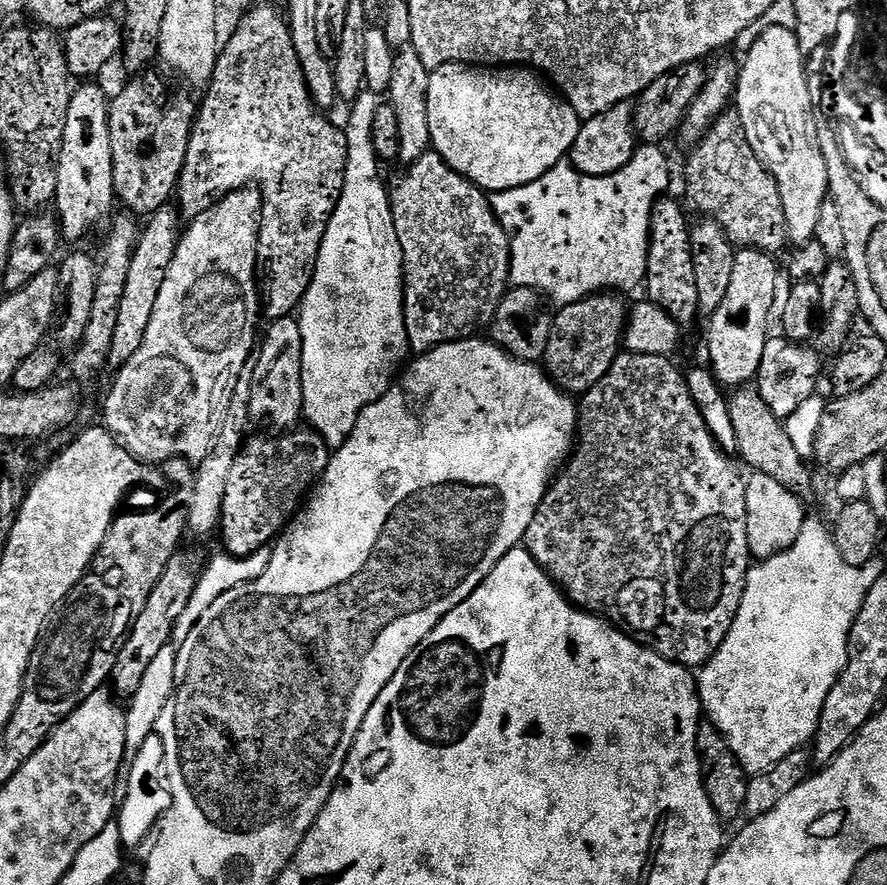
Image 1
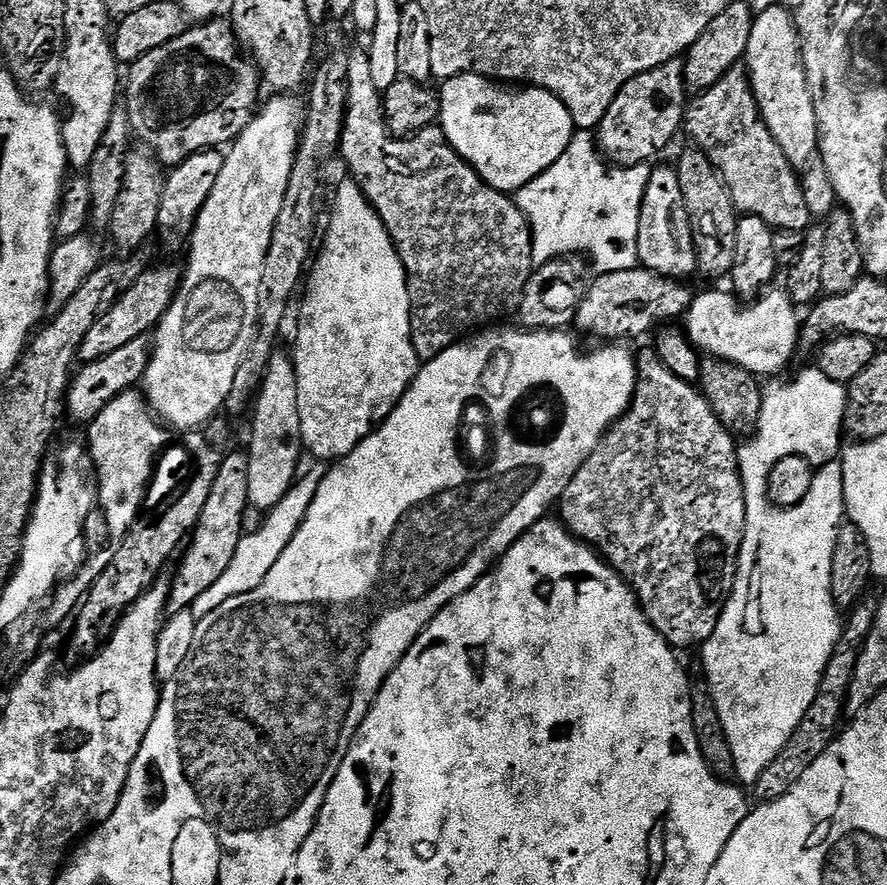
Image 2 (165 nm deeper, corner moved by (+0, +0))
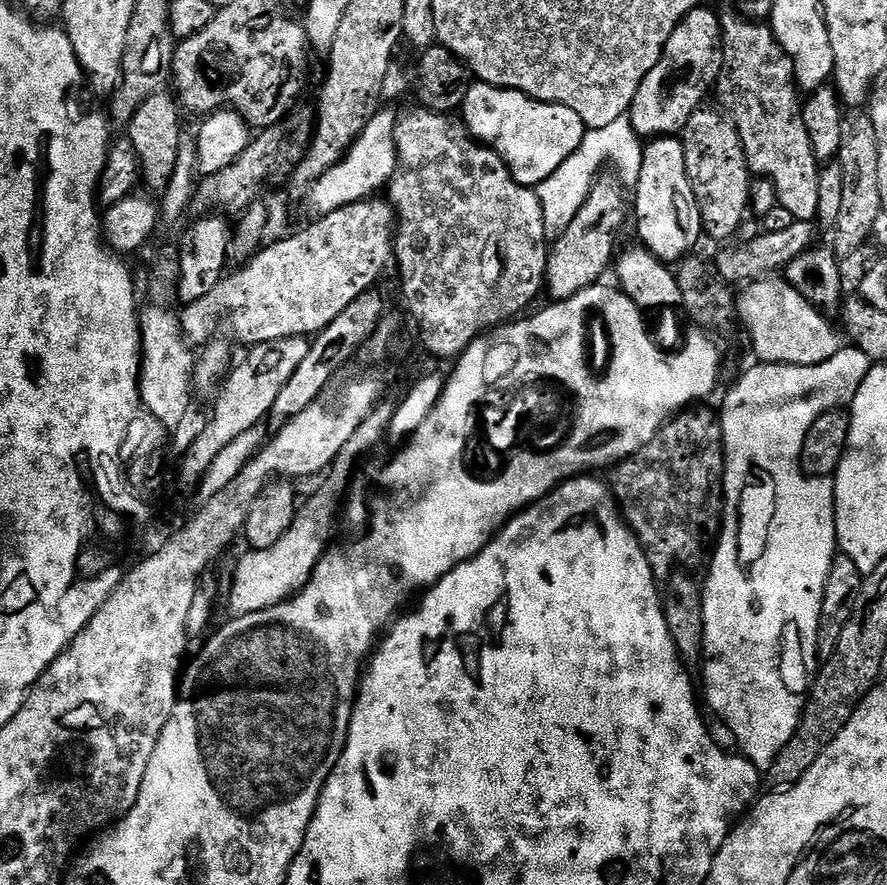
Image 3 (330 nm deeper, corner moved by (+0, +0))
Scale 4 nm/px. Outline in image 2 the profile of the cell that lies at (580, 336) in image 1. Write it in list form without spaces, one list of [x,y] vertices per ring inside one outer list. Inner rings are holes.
[[[643,266],[605,272],[595,278],[597,280],[593,284],[591,281],[587,285],[574,324],[584,332],[597,332],[604,342],[628,342],[624,340],[631,336],[644,336],[648,331],[651,333],[661,321],[683,317],[692,305],[694,292],[687,288],[687,283],[660,276]]]

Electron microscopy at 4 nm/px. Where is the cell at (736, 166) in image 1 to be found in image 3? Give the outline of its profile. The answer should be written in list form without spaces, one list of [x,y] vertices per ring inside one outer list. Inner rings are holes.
[[[735,10],[719,13],[720,26],[724,34],[722,70],[716,80],[714,100],[736,125],[748,167],[757,177],[772,181],[776,190],[777,203],[792,213],[794,220],[815,221],[818,210],[818,180],[820,168],[814,150],[810,146],[810,134],[806,134],[801,97],[796,97],[794,73],[788,55],[776,41],[767,23],[749,20]]]

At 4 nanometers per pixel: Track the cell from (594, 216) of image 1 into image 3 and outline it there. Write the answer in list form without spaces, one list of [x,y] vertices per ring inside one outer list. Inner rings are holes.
[[[627,116],[609,122],[601,128],[589,128],[585,131],[582,142],[550,178],[546,178],[536,185],[536,197],[540,199],[542,206],[542,218],[544,219],[545,237],[555,238],[560,236],[570,226],[574,214],[582,210],[582,202],[590,194],[598,177],[601,175],[600,167],[604,163],[612,164],[615,175],[625,189],[635,189],[638,182],[638,174],[642,174],[642,158],[644,157],[644,144],[642,137],[634,130],[632,121]]]

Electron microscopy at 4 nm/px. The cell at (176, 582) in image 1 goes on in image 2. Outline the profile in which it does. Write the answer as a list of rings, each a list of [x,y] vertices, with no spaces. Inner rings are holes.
[[[229,451],[225,455],[224,461],[220,464],[218,474],[214,478],[214,486],[210,490],[210,498],[206,498],[206,510],[202,510],[202,518],[196,523],[196,530],[191,535],[190,543],[183,553],[184,561],[180,564],[180,569],[176,572],[176,577],[170,580],[170,591],[168,593],[168,612],[186,612],[191,609],[195,600],[206,590],[210,589],[222,574],[225,574],[226,568],[234,560],[234,552],[238,544],[246,533],[244,527],[244,515],[250,512],[248,495],[250,494],[250,466],[248,465],[247,451],[240,452]]]

